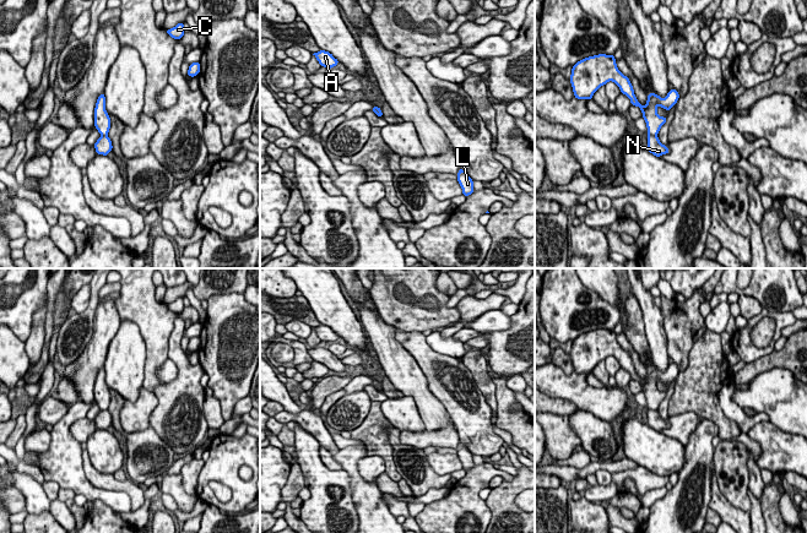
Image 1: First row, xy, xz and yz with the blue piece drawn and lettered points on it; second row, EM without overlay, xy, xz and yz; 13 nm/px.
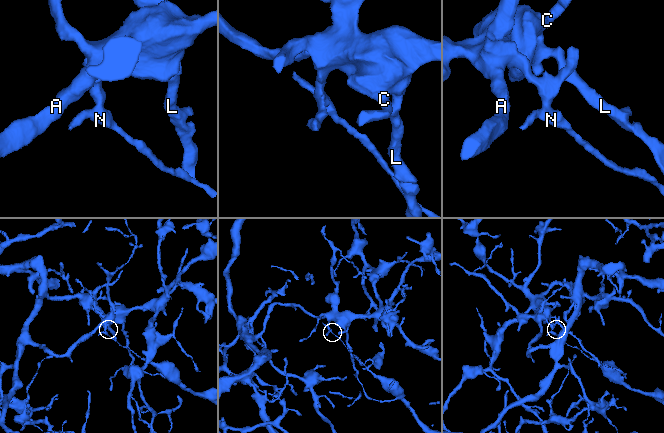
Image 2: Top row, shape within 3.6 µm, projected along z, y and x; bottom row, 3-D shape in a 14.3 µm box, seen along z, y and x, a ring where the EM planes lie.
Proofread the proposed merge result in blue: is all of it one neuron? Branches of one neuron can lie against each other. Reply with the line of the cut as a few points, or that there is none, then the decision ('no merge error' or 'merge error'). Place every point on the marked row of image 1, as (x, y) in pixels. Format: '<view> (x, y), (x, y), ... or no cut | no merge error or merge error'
yz (649, 134), (656, 136) | merge error

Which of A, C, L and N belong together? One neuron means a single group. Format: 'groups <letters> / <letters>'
groups A C L / N

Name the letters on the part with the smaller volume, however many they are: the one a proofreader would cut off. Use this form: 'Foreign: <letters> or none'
Foreign: N

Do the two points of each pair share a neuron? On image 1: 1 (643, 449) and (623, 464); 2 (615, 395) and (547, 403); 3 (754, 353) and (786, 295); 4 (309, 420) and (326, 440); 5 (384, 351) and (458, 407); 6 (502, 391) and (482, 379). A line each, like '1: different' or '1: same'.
1: different
2: different
3: different
4: same
5: different
6: different

